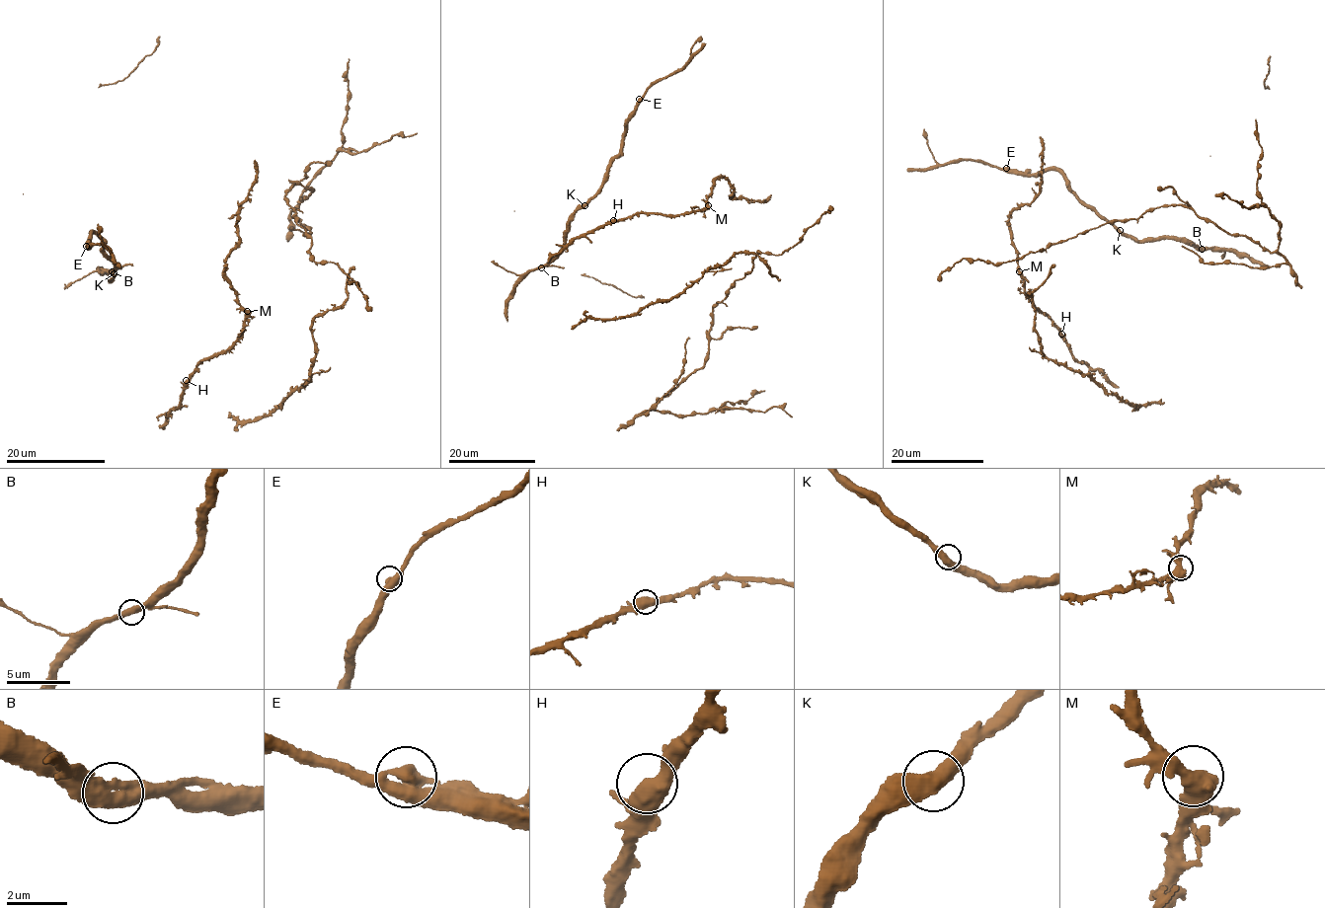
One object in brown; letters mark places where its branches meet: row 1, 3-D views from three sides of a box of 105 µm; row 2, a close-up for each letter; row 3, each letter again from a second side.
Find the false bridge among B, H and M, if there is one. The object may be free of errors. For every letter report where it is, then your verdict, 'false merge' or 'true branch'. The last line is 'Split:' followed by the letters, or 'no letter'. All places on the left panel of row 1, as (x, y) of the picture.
B: (112, 271) | true branch
H: (186, 380) | true branch
M: (247, 311) | true branch
Split: no letter

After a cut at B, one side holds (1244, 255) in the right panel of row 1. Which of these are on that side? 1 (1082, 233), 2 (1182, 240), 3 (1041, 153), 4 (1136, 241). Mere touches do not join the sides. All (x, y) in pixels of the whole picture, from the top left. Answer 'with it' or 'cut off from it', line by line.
1: with it
2: cut off from it
3: with it
4: cut off from it

